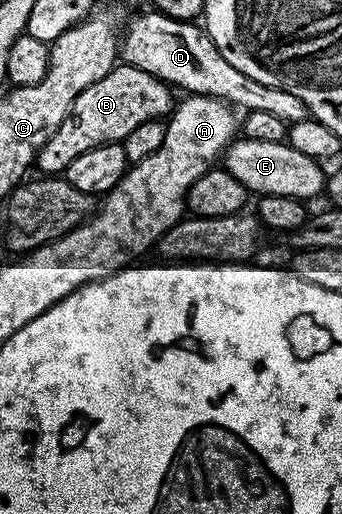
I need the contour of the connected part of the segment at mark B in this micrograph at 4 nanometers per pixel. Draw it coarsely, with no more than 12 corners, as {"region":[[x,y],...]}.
{"region":[[124,63],[80,93],[36,168],[64,174],[83,151],[168,118],[168,84]]}

